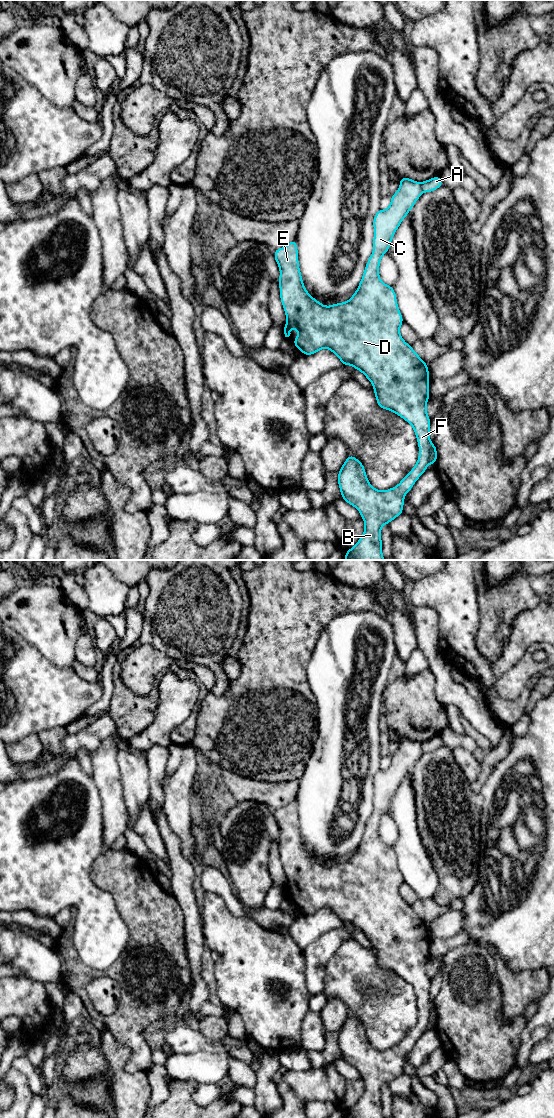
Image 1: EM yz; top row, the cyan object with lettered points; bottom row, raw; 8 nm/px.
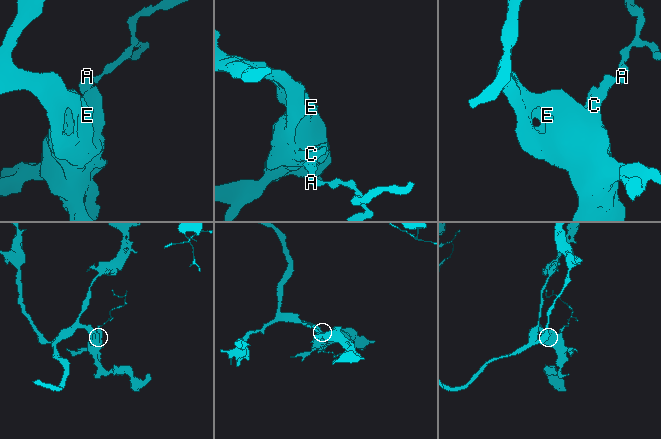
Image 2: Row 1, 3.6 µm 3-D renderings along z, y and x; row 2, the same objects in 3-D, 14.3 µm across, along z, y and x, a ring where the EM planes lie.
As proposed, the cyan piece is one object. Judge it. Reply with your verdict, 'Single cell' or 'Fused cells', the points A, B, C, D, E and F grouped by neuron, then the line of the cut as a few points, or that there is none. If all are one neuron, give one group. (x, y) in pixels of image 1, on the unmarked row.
Fused cells. Groups: A / B C D E F. Split along yz (420, 743), (423, 751)

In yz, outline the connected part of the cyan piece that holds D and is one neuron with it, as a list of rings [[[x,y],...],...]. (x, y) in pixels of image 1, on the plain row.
[[[402,737],[398,751],[391,755],[390,766],[386,770],[379,769],[376,772],[373,779],[374,809],[357,851],[347,862],[326,867],[309,855],[299,829],[296,799],[285,807],[274,810],[274,818],[280,829],[280,860],[287,879],[284,887],[285,897],[289,897],[291,889],[296,887],[298,897],[293,900],[293,904],[302,914],[314,915],[321,909],[328,908],[339,917],[342,925],[351,925],[362,932],[374,946],[378,966],[394,972],[410,983],[417,997],[419,1006],[417,1023],[401,1042],[391,1049],[385,1051],[375,1049],[367,1039],[363,1023],[351,1014],[342,1025],[338,1032],[341,1058],[358,1069],[365,1084],[363,1095],[354,1107],[345,1112],[345,1118],[384,1118],[381,1087],[403,1073],[404,1056],[425,1033],[430,1023],[437,1024],[437,1009],[430,1001],[431,981],[426,970],[430,958],[428,925],[400,895],[399,889],[404,879],[397,865],[396,853],[393,846],[383,843],[379,836],[382,816],[389,812],[396,790],[422,753],[421,743]]]

